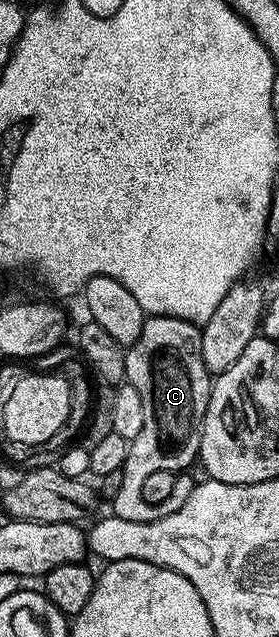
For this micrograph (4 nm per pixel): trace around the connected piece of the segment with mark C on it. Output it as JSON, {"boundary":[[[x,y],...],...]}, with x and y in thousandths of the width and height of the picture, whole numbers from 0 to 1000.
{"boundary":[[[530,496],[505,526],[452,549],[452,597],[495,603],[505,633],[520,633],[520,670],[505,670],[505,683],[484,686],[480,705],[459,710],[441,730],[434,771],[405,785],[409,810],[520,821],[527,791],[498,786],[498,777],[527,747],[548,746],[548,739],[627,743],[703,728],[763,603],[760,587],[742,584],[720,564],[724,531],[717,512],[681,504]]]}

